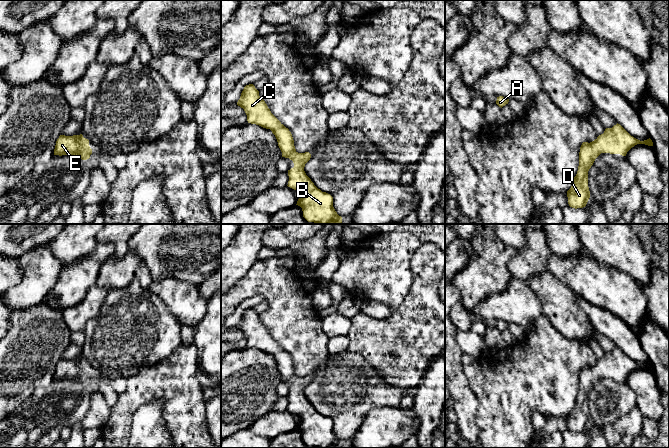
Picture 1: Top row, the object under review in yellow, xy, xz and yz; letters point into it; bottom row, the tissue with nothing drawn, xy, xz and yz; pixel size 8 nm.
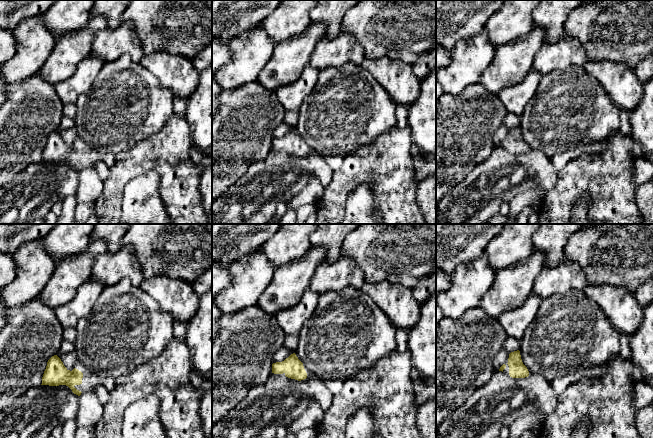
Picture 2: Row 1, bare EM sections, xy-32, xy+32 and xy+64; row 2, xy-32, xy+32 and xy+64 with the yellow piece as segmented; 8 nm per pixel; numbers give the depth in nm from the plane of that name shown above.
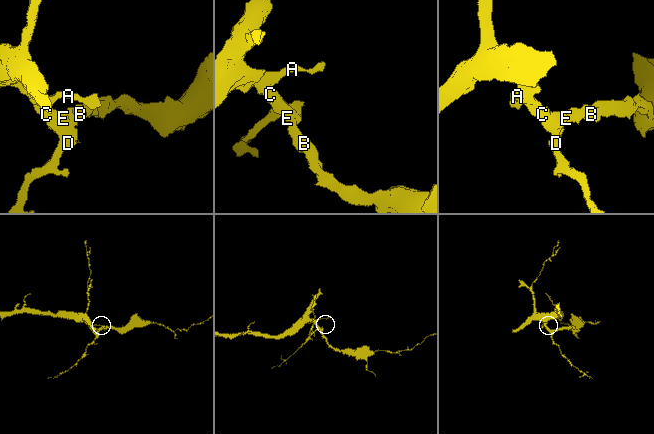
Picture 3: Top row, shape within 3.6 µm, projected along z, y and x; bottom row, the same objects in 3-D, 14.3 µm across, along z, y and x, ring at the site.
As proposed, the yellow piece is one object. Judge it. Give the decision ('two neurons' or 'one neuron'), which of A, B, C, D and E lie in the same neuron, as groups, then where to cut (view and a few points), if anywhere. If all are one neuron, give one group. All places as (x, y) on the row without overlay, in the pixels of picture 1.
one neuron; A B C D E; no cut

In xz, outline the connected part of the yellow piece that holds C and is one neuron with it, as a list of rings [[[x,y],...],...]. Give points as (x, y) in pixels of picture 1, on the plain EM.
[[[253,308],[244,311],[237,329],[244,333],[248,347],[270,353],[277,363],[282,381],[293,385],[294,391],[288,394],[287,410],[299,417],[296,429],[302,432],[303,441],[317,448],[342,448],[342,441],[333,431],[333,421],[318,413],[304,395],[311,378],[296,375],[291,356],[271,337]]]

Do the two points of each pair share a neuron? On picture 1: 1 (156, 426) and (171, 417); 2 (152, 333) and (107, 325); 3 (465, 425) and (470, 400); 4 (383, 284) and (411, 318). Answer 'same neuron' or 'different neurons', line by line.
1: different neurons
2: same neuron
3: same neuron
4: different neurons

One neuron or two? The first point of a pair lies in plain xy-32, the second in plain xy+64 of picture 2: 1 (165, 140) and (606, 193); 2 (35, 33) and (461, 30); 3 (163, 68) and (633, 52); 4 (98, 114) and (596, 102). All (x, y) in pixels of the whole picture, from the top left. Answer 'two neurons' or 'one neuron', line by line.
1: one neuron
2: two neurons
3: two neurons
4: one neuron

